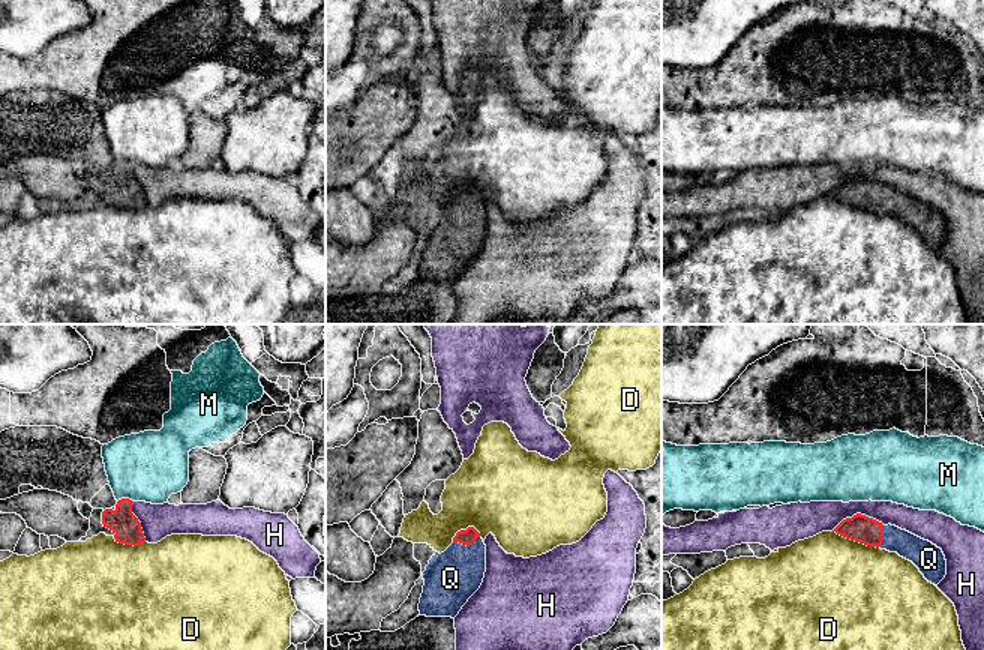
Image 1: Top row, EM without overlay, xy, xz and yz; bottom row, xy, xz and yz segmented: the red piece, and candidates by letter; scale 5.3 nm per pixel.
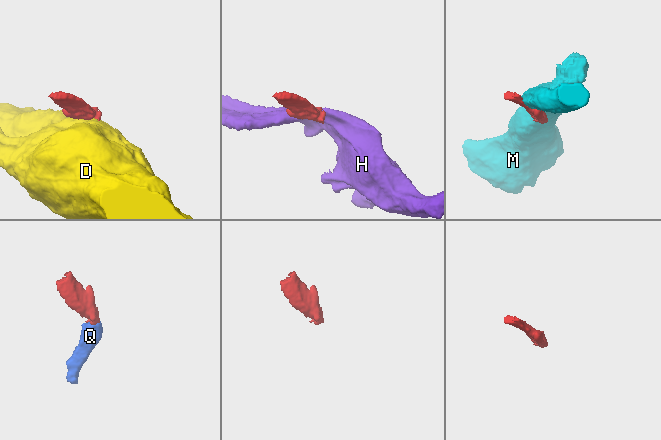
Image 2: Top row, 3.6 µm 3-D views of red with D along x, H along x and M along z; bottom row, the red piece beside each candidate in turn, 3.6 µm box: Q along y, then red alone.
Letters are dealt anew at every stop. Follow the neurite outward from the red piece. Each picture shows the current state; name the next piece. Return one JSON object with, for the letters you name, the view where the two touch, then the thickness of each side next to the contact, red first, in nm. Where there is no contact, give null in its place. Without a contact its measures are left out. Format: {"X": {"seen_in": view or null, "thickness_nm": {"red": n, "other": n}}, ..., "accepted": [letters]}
{"Q": {"seen_in": "xz", "thickness_nm": {"red": 90, "other": 280}}, "accepted": ["Q"]}

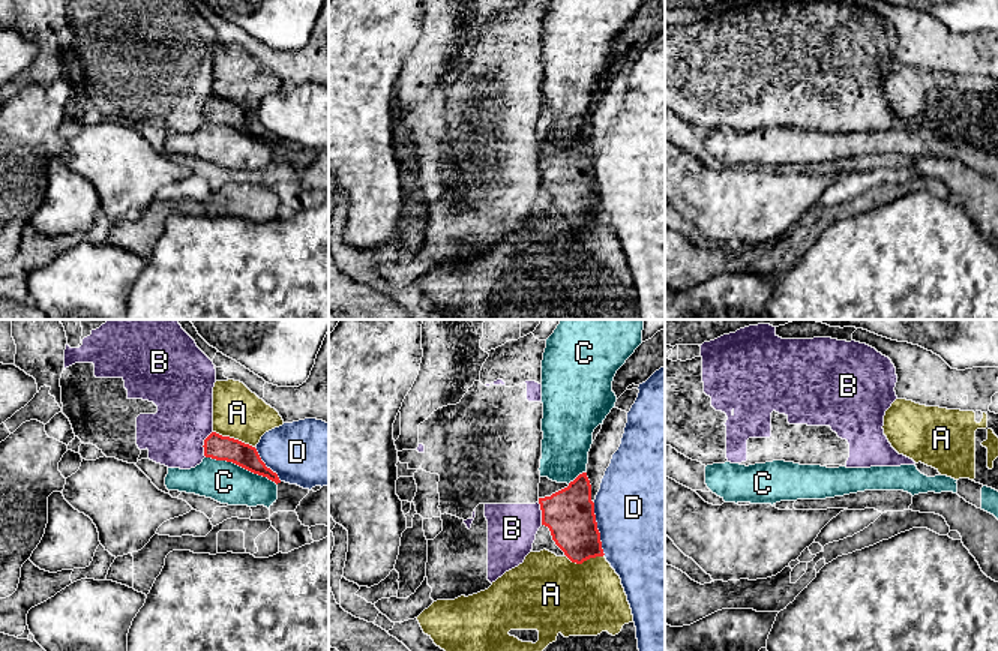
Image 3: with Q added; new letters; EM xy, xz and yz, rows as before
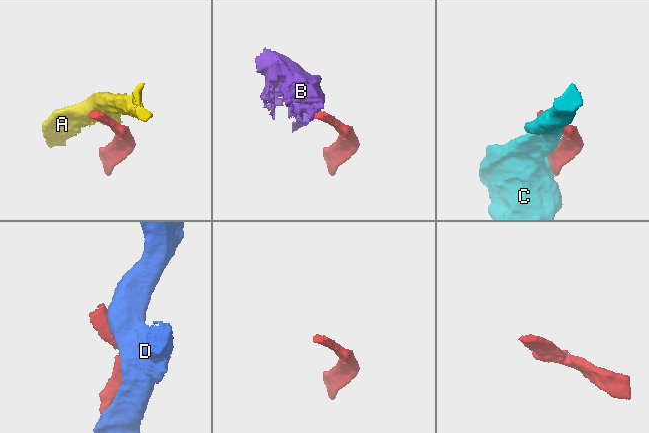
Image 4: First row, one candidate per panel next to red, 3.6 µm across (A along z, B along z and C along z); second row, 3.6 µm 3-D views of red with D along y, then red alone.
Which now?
{"accepted": []}

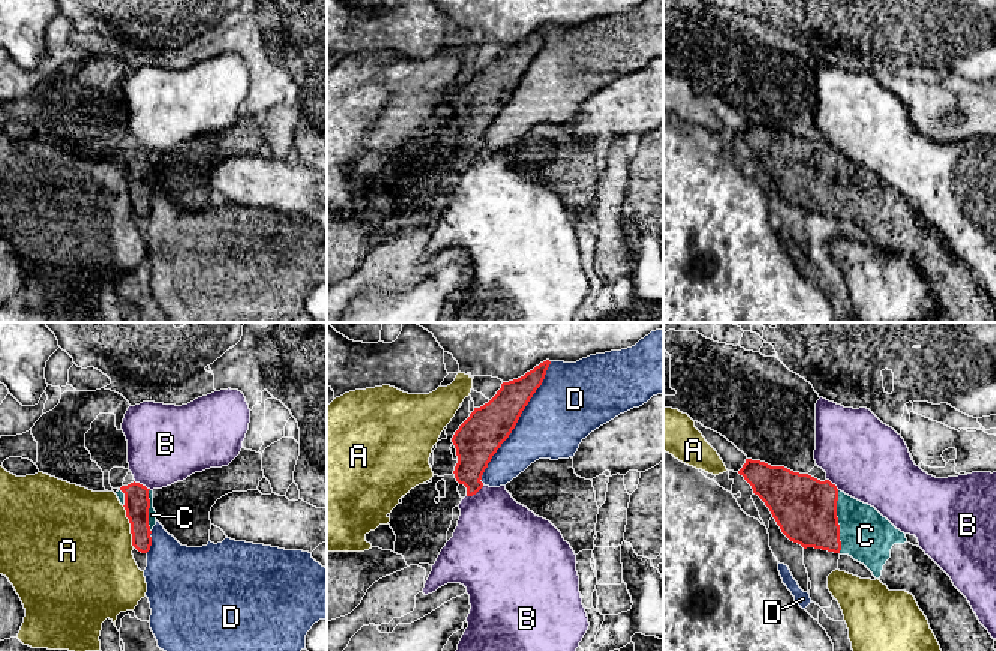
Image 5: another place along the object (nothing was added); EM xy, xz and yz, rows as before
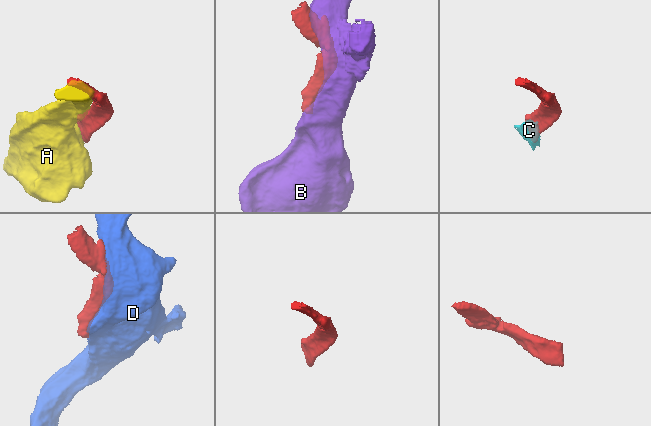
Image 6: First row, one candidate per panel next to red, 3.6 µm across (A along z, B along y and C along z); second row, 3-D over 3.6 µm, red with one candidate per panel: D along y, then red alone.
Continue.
{"C": {"seen_in": "yz", "thickness_nm": {"red": 340, "other": 280}}, "accepted": ["C"]}

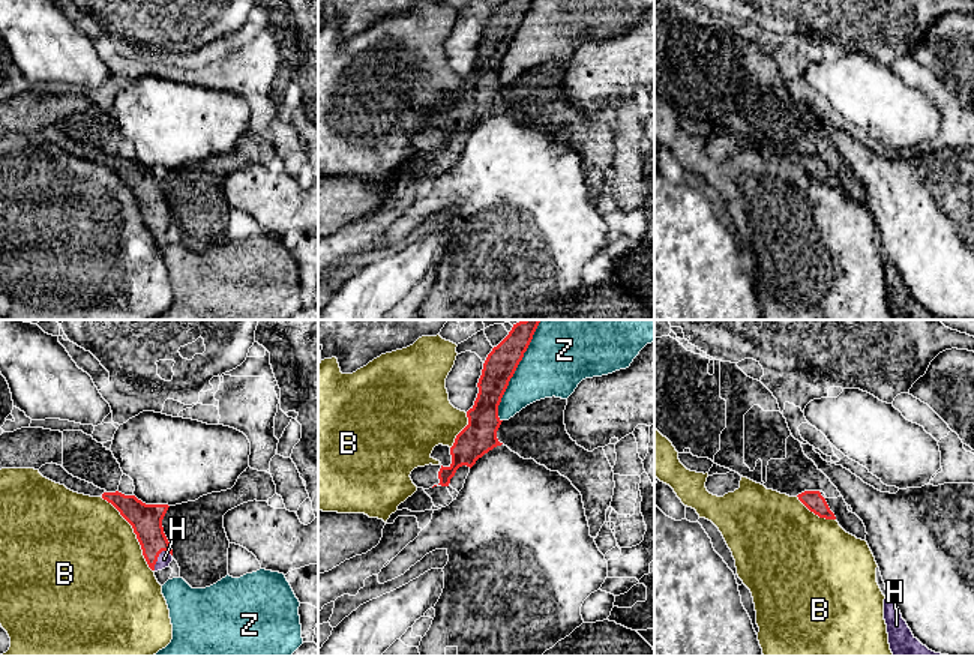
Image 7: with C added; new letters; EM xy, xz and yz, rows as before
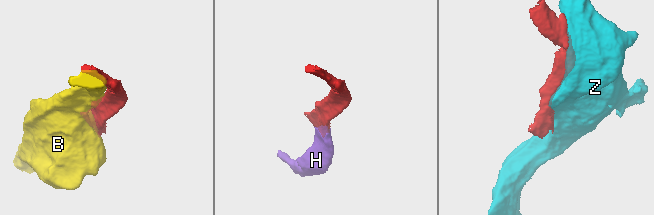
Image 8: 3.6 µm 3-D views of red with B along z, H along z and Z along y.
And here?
{"H": {"seen_in": "xy", "thickness_nm": {"red": 170, "other": 70}}, "accepted": ["H"]}

